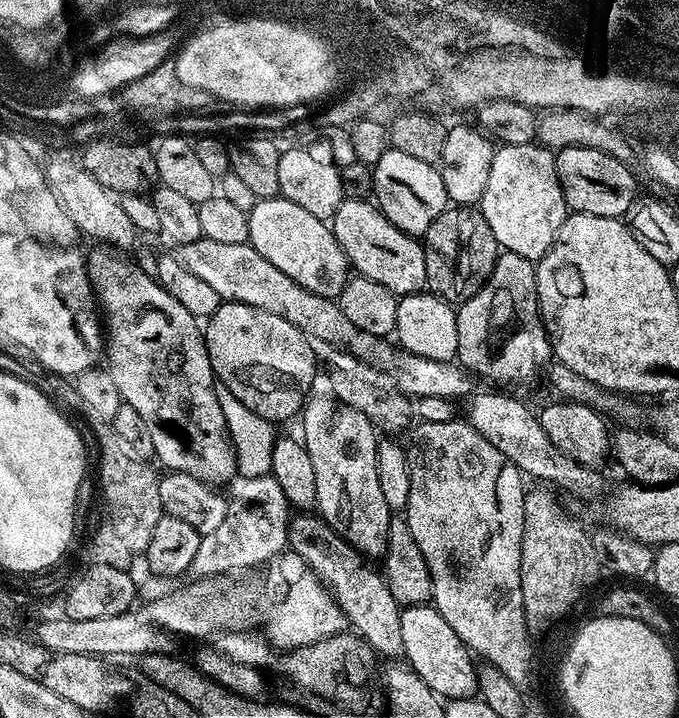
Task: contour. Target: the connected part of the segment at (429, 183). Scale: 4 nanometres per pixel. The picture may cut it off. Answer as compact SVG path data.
M389 147L382 158L378 158L372 182L374 200L380 211L390 218L394 226L417 238L423 237L430 222L434 222L434 218L438 218L438 214L442 214L450 204L439 167L421 162L419 158L410 158L410 154L402 154L402 150L394 147Z

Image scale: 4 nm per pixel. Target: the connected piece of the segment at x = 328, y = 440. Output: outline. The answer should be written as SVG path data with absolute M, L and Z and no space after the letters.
M309 395L303 409L304 435L302 441L314 464L317 498L315 511L350 546L357 548L365 558L383 557L388 548L388 531L394 515L386 506L386 497L382 495L382 486L378 483L378 431L366 414L333 398L331 395Z

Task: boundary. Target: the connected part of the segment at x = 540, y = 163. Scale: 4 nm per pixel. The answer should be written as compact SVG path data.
M536 142L524 145L501 143L493 151L490 179L486 181L486 190L480 199L478 211L486 218L490 230L494 230L494 238L500 243L503 251L513 252L527 260L539 262L550 250L562 222L570 214L569 206L562 194L562 186L558 182L555 155Z

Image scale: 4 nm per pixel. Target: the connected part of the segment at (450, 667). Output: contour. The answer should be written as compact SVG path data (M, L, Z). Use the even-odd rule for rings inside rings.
M419 604L413 608L404 608L401 611L402 618L402 644L404 646L404 655L409 668L413 668L445 701L471 700L477 695L478 685L476 683L477 661L473 653L450 630L450 625L442 614L438 614L435 606L428 604ZM473 660L473 661L472 661Z

